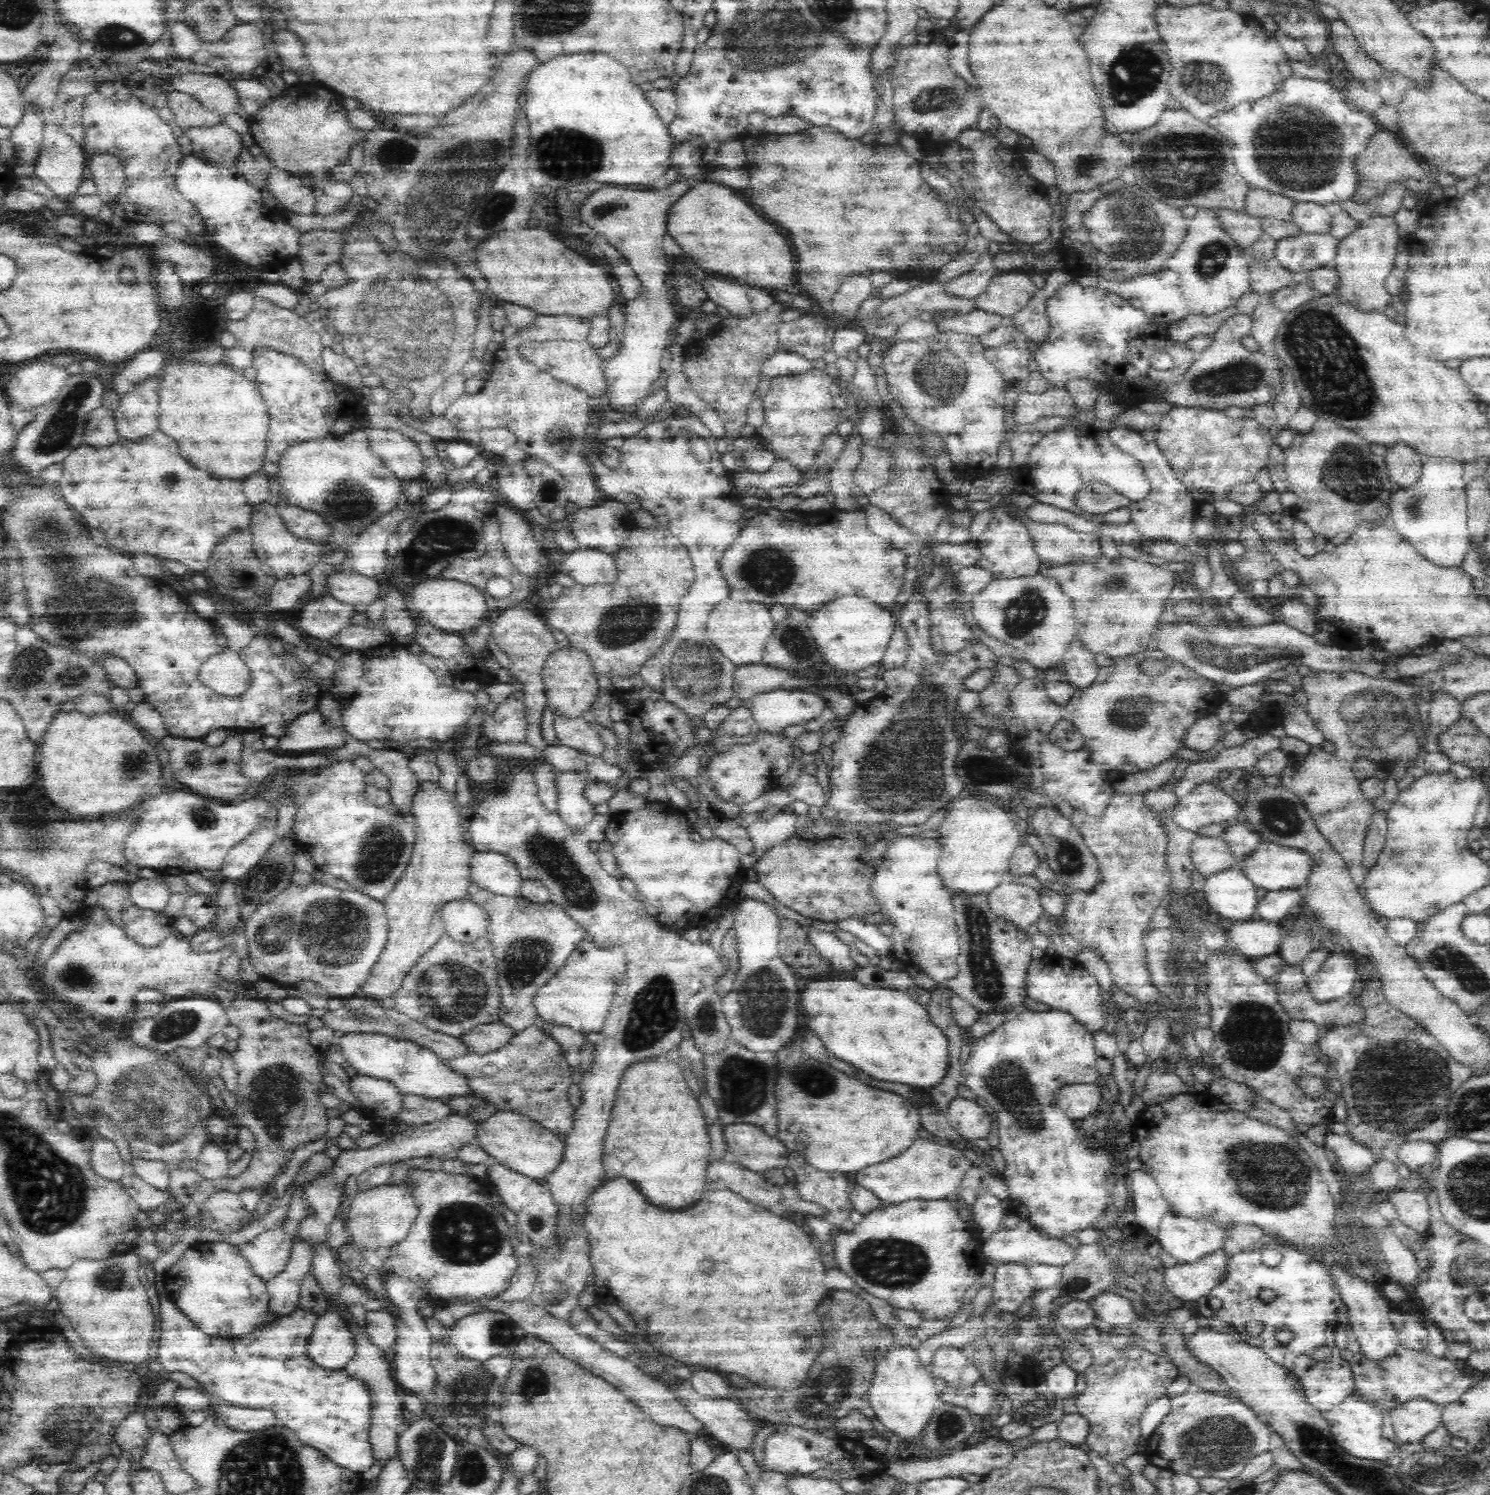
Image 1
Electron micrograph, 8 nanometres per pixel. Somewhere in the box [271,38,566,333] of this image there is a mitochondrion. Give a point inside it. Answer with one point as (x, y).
(433, 213)

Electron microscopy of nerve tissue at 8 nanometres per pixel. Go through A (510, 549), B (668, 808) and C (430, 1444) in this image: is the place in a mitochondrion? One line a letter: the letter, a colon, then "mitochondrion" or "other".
A: other
B: other
C: mitochondrion

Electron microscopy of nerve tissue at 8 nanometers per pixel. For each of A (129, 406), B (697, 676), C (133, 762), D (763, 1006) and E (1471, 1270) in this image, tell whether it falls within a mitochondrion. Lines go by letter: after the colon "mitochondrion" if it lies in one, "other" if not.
A: other
B: mitochondrion
C: mitochondrion
D: mitochondrion
E: mitochondrion

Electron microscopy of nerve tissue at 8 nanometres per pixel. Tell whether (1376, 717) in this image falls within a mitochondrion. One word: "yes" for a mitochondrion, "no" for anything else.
yes

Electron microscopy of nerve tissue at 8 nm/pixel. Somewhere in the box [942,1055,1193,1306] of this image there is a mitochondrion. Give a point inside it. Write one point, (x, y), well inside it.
(1008, 1082)

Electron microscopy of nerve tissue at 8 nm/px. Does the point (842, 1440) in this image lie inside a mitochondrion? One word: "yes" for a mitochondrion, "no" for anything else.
no

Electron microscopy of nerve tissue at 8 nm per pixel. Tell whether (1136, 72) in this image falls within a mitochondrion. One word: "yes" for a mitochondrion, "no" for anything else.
yes

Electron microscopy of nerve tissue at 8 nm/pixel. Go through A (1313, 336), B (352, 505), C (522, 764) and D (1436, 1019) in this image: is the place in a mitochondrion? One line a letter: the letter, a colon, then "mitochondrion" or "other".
A: mitochondrion
B: mitochondrion
C: other
D: other

